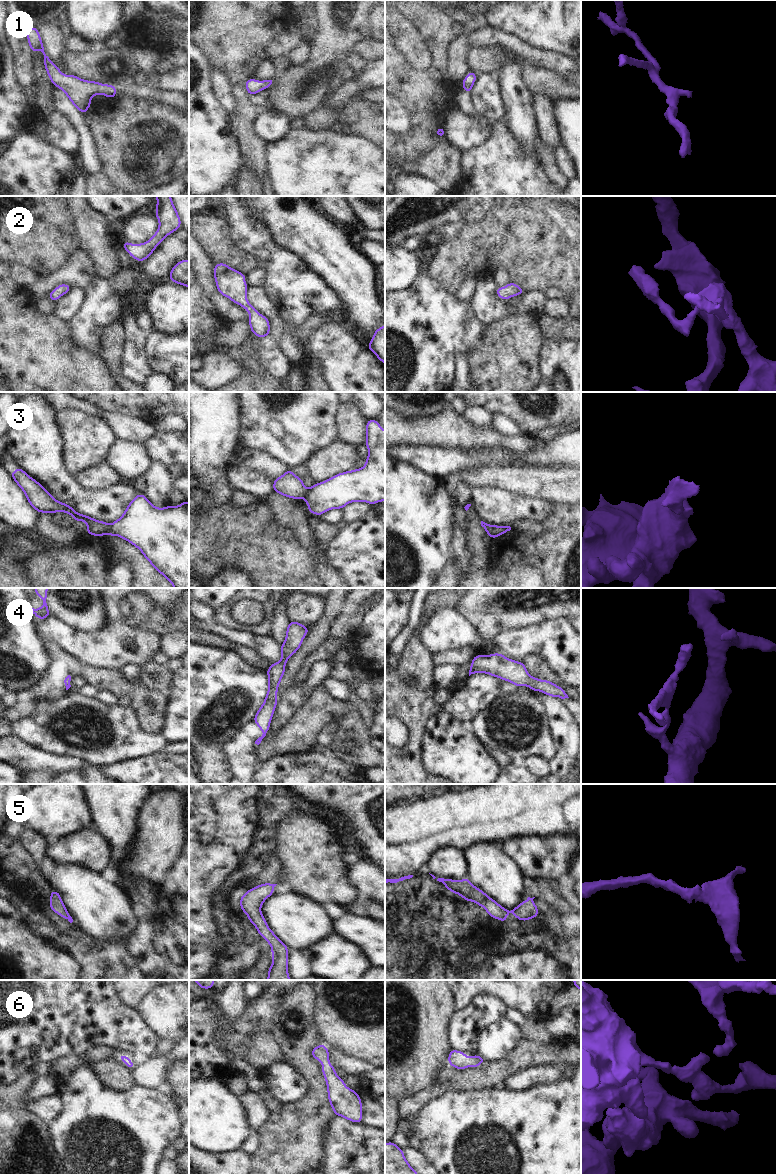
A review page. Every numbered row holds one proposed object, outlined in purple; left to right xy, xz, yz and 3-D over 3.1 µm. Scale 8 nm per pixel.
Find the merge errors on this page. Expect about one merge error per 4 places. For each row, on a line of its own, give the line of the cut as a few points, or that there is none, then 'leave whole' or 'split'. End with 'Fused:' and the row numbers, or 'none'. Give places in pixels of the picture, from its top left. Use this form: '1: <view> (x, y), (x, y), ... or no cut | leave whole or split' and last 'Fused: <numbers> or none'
1: no cut | leave whole
2: no cut | leave whole
3: xy (110, 524), (110, 528), (106, 533) | split
4: no cut | leave whole
5: no cut | leave whole
6: no cut | leave whole
Fused: 3

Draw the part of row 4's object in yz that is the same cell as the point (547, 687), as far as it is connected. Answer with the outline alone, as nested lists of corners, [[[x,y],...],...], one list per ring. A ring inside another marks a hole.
[[[501,653],[475,655],[470,665],[469,676],[475,673],[489,674],[517,687],[528,686],[532,691],[539,691],[550,697],[569,698],[563,688],[551,681],[530,676],[524,662],[509,659]]]

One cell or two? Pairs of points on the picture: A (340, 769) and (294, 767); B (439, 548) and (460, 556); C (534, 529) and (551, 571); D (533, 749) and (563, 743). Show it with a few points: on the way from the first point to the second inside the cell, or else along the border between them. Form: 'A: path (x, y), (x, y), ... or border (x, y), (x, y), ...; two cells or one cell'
A: path (329, 769), (305, 769); one cell
B: border (453, 529), (450, 558); two cells
C: border (542, 531), (536, 535), (529, 532), (520, 533); two cells
D: border (548, 722), (556, 751), (550, 760); two cells

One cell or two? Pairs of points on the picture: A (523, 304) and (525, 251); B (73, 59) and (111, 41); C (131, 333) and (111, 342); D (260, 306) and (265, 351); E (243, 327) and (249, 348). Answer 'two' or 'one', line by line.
A: two
B: two
C: two
D: one
E: two

